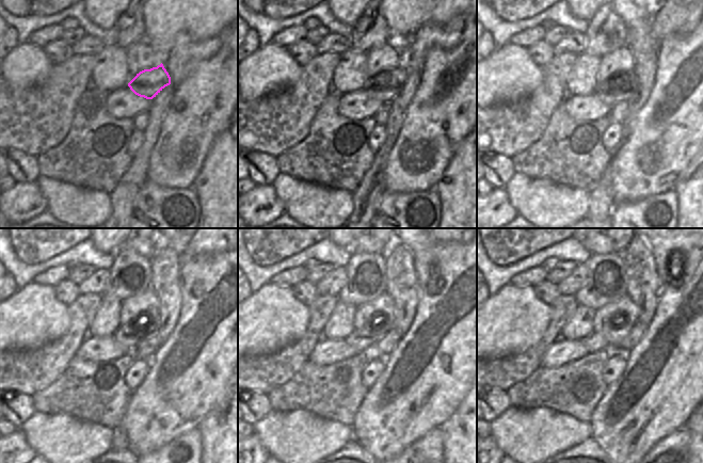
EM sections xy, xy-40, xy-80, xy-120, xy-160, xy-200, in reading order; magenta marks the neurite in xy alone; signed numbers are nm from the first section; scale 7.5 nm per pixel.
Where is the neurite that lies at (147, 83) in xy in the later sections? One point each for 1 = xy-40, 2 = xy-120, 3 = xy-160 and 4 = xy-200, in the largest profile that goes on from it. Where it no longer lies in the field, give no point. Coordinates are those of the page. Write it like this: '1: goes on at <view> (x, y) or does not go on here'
1: goes on at xy-40 (387, 84)
2: goes on at xy-120 (130, 342)
3: goes on at xy-160 (360, 344)
4: goes on at xy-200 (593, 342)

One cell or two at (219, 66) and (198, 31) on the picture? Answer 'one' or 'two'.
two

